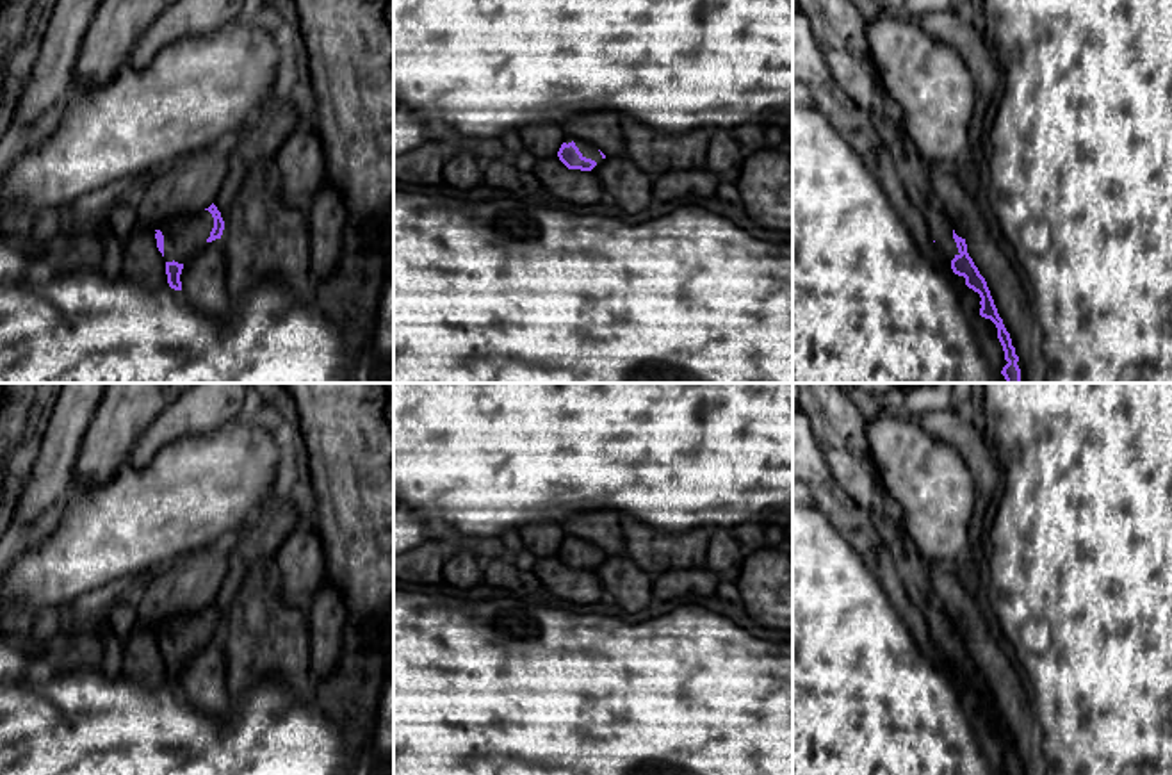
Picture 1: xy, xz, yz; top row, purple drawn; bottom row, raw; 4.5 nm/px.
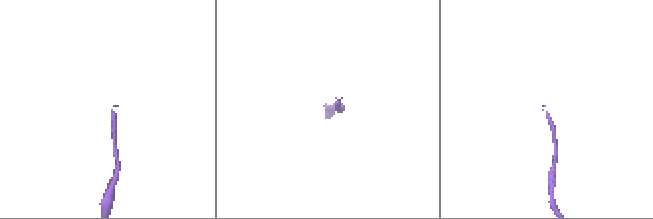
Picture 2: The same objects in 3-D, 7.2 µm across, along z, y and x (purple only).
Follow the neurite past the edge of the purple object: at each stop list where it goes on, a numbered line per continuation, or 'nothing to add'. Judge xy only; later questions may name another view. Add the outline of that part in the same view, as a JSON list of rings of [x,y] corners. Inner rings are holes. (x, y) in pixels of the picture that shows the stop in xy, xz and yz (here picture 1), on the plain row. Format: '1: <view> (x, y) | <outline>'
1: xy (184, 635) | [[[205,608],[169,618],[159,627],[164,634],[164,659],[185,663],[207,643],[212,627],[214,616]]]

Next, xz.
1: xz (588, 549) | [[[568,534],[565,536],[565,542],[566,542],[566,543],[572,542],[572,540],[575,542],[575,545],[577,545],[579,551],[582,552],[582,556],[591,558],[591,559],[595,559],[595,561],[598,561],[598,559],[602,558],[598,547],[593,545],[591,542],[586,542],[586,540],[577,538],[577,536],[568,536]]]

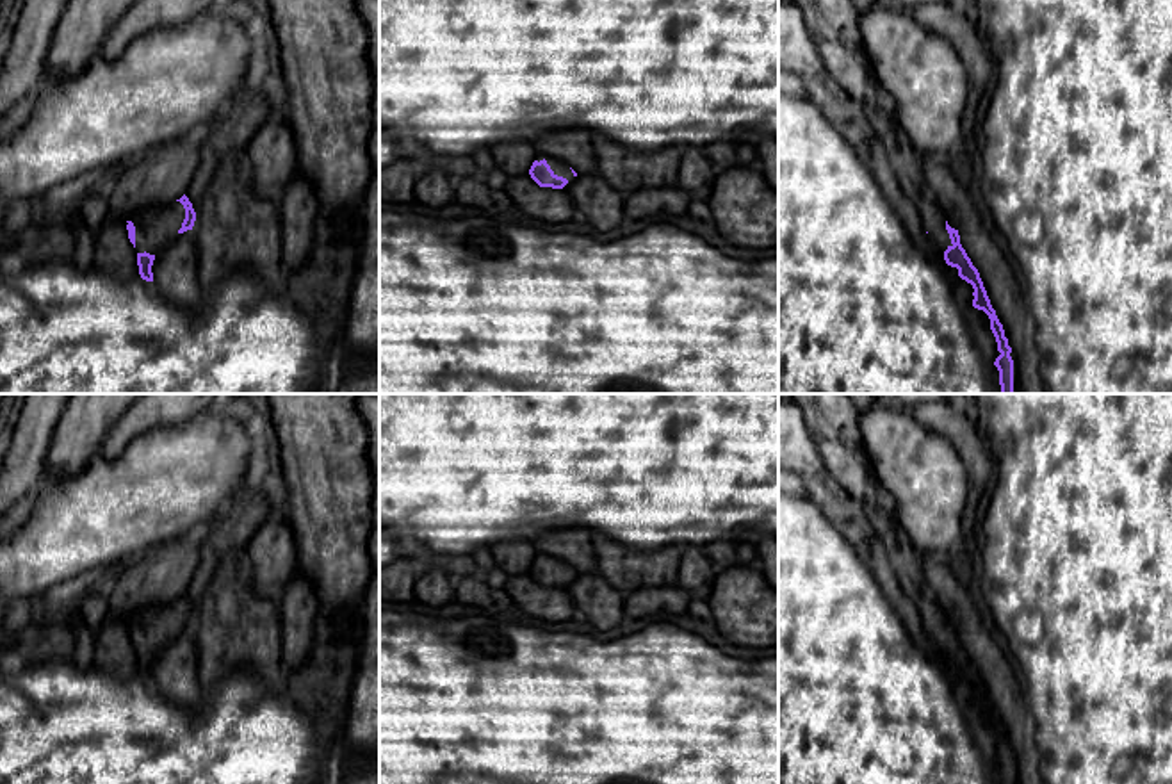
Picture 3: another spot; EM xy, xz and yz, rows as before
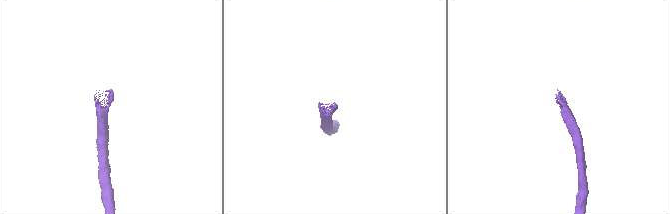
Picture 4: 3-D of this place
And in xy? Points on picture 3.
1: xy (155, 626) | [[[176,599],[141,609],[130,618],[135,625],[135,650],[157,654],[178,634],[183,618],[185,608]]]

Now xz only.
1: xz (560, 567) | [[[540,552],[536,554],[536,559],[538,559],[538,561],[543,559],[543,558],[547,559],[547,563],[549,563],[550,568],[554,570],[554,574],[563,576],[563,577],[566,577],[566,579],[570,579],[570,577],[574,576],[570,565],[565,563],[563,559],[558,559],[558,558],[549,556],[549,554],[540,554]]]

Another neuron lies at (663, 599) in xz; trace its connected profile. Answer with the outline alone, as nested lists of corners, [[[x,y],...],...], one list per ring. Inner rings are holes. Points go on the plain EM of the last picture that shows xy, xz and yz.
[[[677,584],[634,590],[625,595],[625,613],[632,618],[682,613],[689,600],[689,593]]]

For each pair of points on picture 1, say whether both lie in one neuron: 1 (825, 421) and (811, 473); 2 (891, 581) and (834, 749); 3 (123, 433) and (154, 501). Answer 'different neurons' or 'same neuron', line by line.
1: different neurons
2: different neurons
3: different neurons

